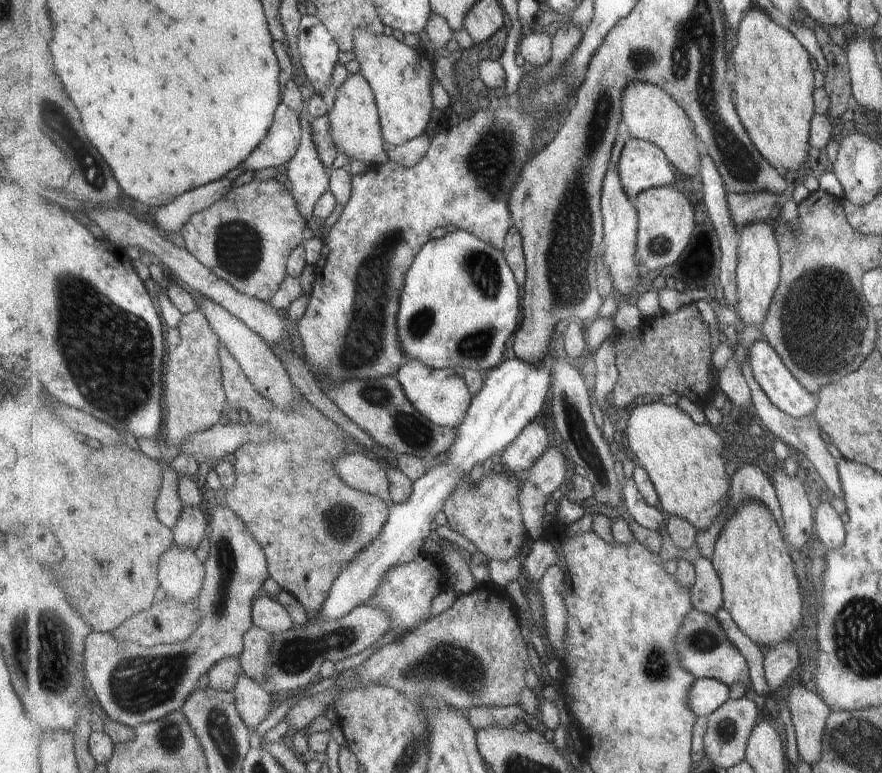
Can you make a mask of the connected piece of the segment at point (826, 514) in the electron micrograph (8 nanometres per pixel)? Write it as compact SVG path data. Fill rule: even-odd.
M817 504L816 508L816 536L825 550L837 550L843 546L845 532L839 514L831 504Z

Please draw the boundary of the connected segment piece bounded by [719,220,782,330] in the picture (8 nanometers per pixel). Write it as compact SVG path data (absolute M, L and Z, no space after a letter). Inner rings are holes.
M753 222L741 228L741 245L738 249L738 268L736 278L739 288L739 304L729 308L729 316L719 316L721 322L733 326L737 322L745 322L747 326L761 329L765 326L765 318L769 314L771 304L774 302L782 281L782 255L778 236L773 228L763 222Z

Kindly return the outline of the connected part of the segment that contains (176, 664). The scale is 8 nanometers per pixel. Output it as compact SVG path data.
M181 475L179 480L179 498L187 506L199 506L208 517L209 556L204 564L206 578L204 588L198 599L197 610L201 622L195 626L195 632L189 636L189 640L176 644L165 644L157 647L143 647L135 644L133 639L119 638L115 634L91 634L89 642L89 662L85 662L87 676L91 682L93 691L105 711L113 720L126 726L136 728L139 724L156 722L166 718L169 714L181 711L185 702L197 690L199 678L203 674L208 675L219 662L227 658L240 658L245 648L245 634L250 633L254 626L252 608L257 592L264 587L267 578L270 578L268 561L263 552L257 536L251 532L247 522L239 518L239 514L229 506L227 502L216 502L212 495L204 491L199 482L191 480L189 475Z

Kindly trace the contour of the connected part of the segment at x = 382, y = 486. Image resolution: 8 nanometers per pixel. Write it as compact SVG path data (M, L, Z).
M345 452L333 460L335 472L356 490L369 493L385 500L391 505L391 482L388 481L387 472L381 468L377 460L365 454Z

